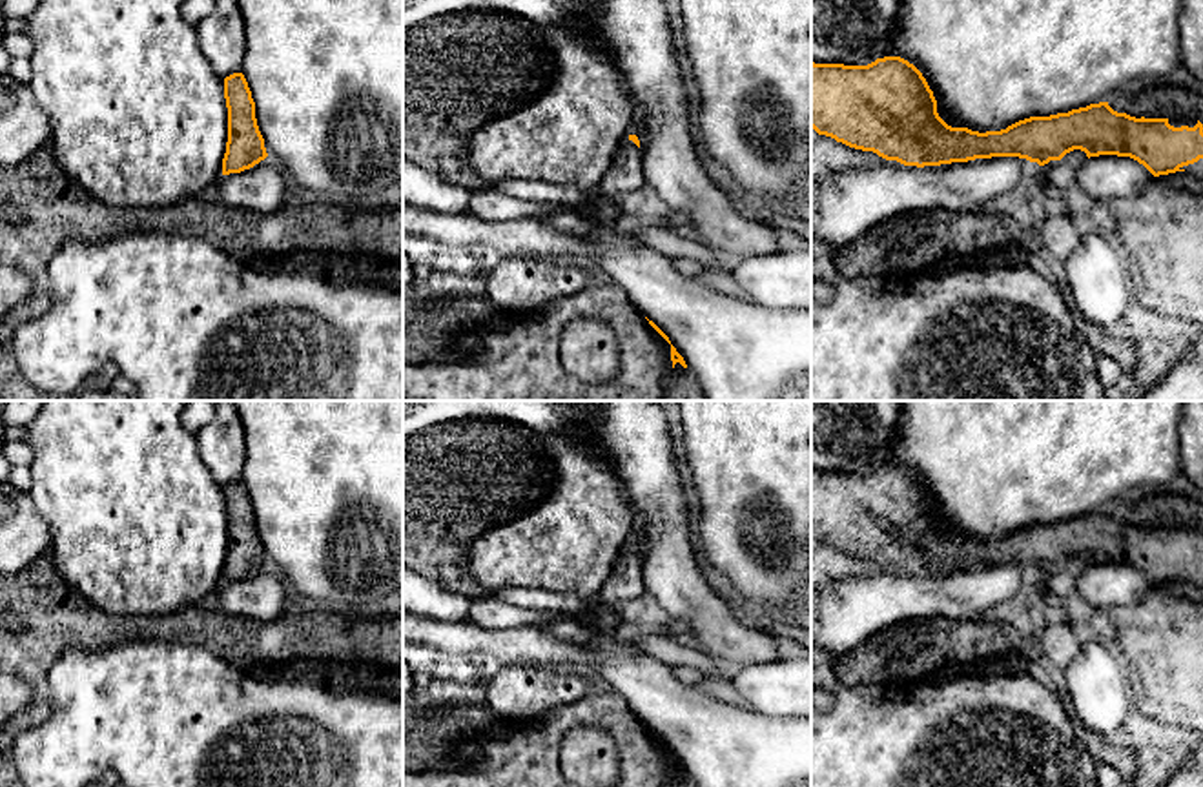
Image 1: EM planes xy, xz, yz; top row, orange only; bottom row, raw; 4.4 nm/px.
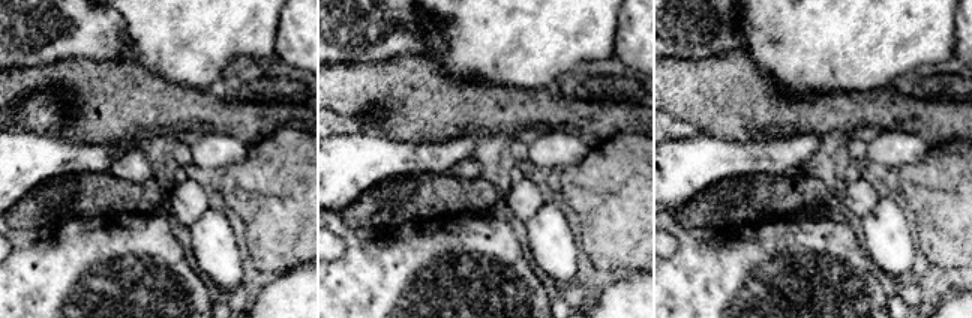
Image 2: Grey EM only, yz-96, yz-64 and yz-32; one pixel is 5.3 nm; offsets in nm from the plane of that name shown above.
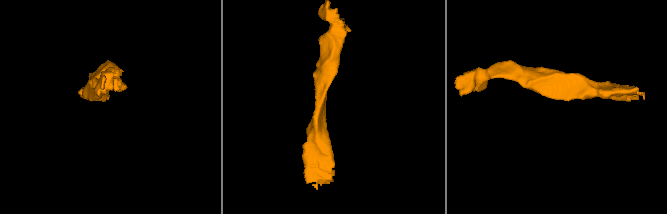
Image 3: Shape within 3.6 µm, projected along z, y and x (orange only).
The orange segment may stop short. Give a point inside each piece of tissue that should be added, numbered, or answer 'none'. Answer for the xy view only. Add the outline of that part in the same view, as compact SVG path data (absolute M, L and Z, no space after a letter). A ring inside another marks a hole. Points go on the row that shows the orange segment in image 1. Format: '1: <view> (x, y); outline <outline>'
none

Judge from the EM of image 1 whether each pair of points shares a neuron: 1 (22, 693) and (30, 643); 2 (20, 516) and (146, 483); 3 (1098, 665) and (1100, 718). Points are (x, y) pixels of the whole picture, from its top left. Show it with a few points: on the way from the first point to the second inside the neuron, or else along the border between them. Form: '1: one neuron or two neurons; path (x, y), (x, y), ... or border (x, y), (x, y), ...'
1: two neurons; border (19, 676), (37, 691)
2: two neurons; border (28, 490), (48, 527), (48, 549)
3: one neuron; path (1098, 678), (1100, 705)

